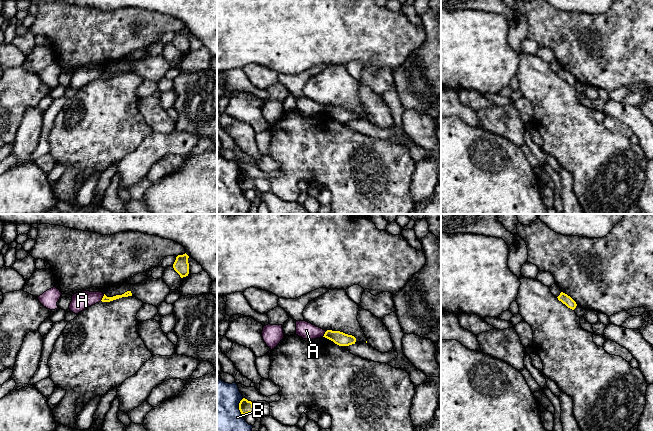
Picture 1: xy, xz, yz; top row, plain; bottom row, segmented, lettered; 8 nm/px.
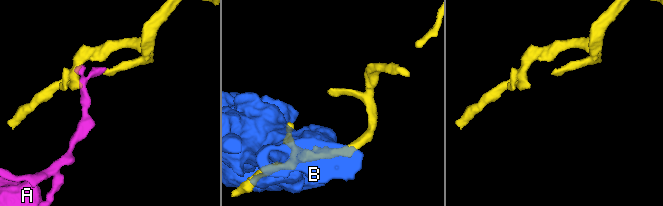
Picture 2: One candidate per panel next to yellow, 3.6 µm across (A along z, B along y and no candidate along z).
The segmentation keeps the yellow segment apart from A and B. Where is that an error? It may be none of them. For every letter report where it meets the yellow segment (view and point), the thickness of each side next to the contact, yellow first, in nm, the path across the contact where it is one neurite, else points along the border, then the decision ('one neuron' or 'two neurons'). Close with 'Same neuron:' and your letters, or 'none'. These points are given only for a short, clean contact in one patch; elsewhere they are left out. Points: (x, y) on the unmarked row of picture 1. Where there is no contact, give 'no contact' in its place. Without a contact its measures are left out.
A: xy (103, 73) | 50/140 nm | along xy (104, 70), (100, 76) | two neurons
B: xz (239, 183) | 110/460 nm | two neurons
Same neuron: none

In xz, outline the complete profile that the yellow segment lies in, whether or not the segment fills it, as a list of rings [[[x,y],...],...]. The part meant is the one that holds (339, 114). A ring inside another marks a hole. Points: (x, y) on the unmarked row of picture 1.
[[[327,106],[323,113],[333,117],[339,122],[349,122],[355,120],[356,118],[356,114],[354,112],[345,110],[340,107]]]

